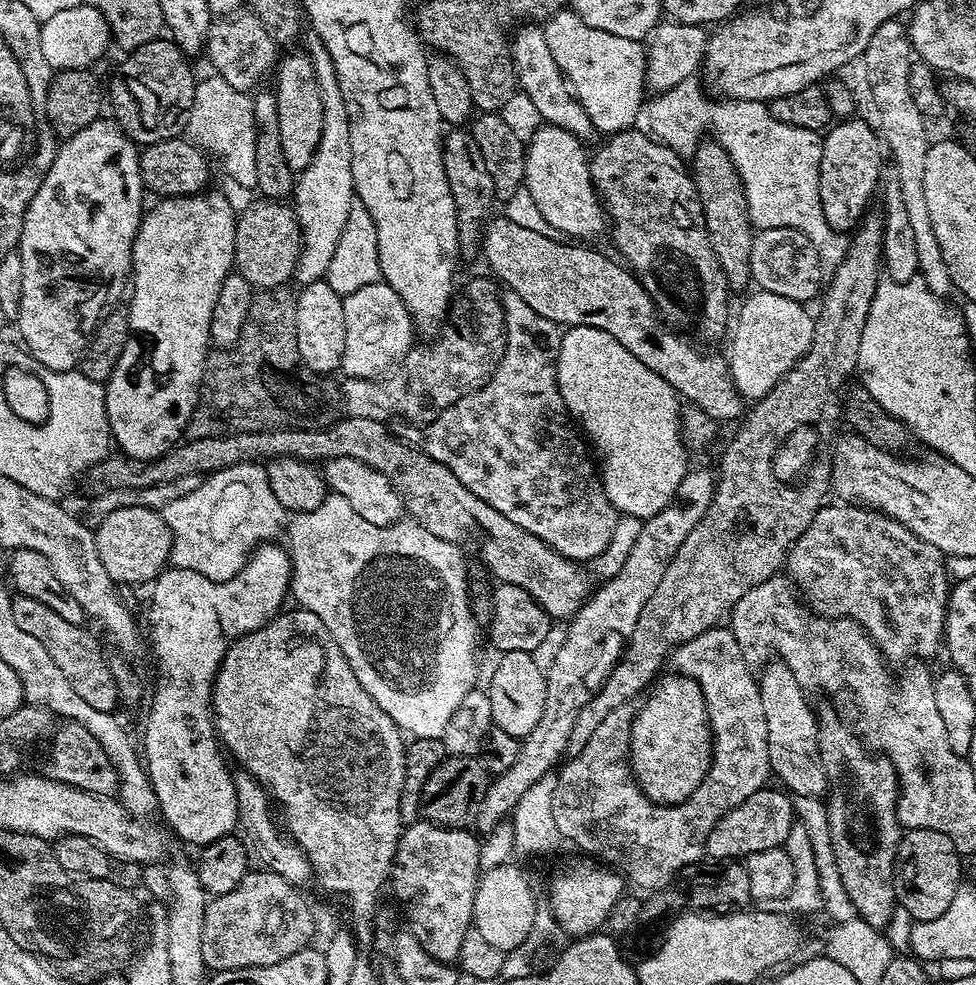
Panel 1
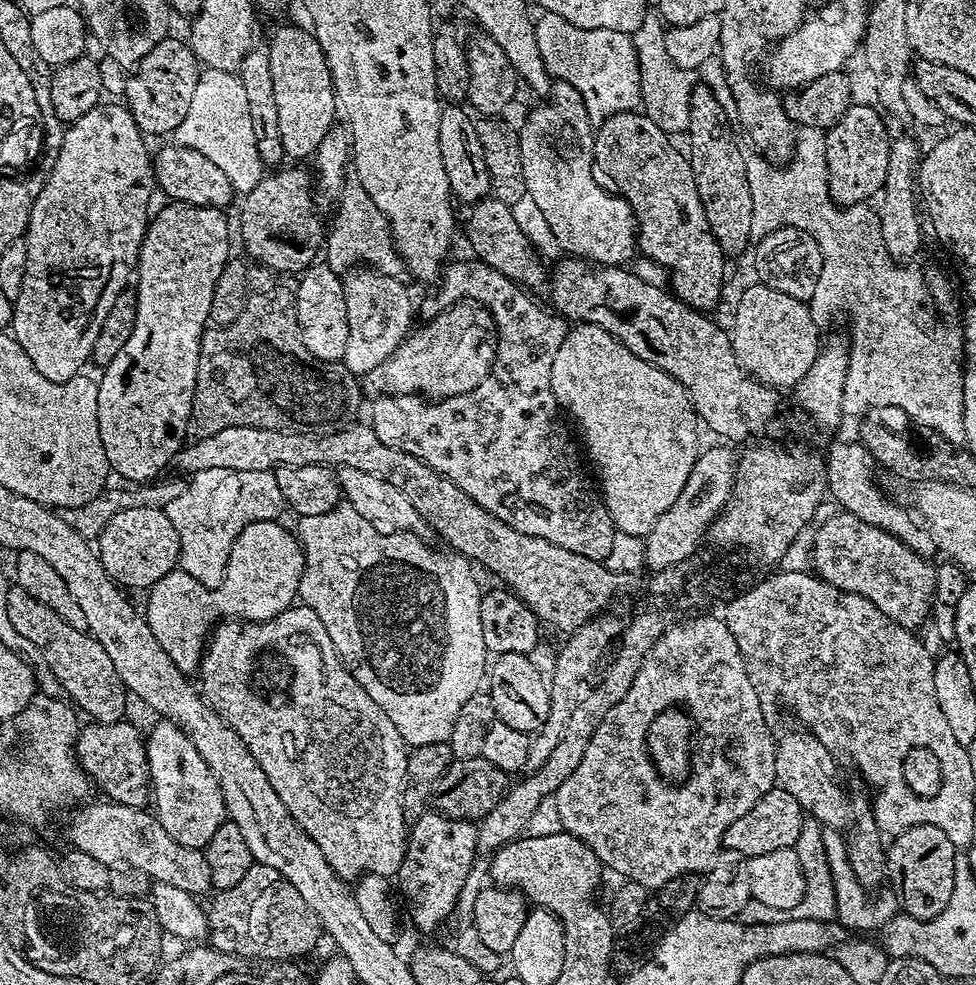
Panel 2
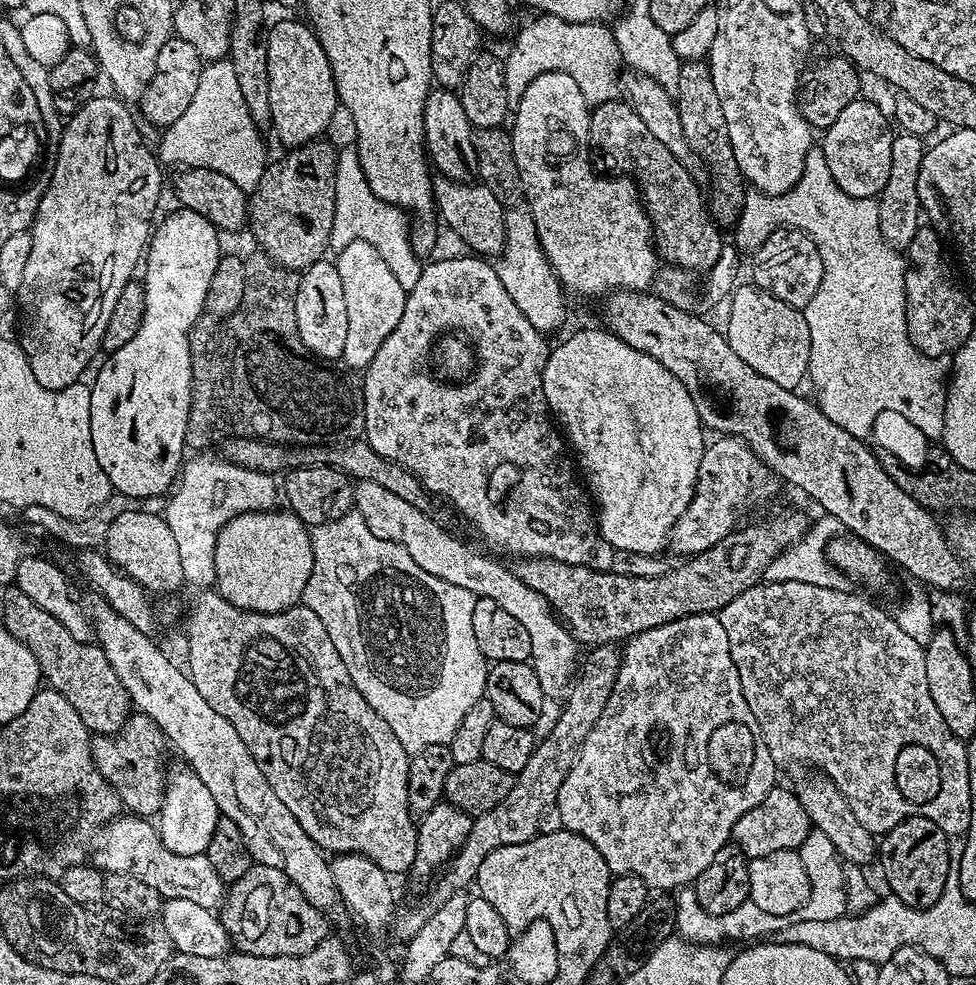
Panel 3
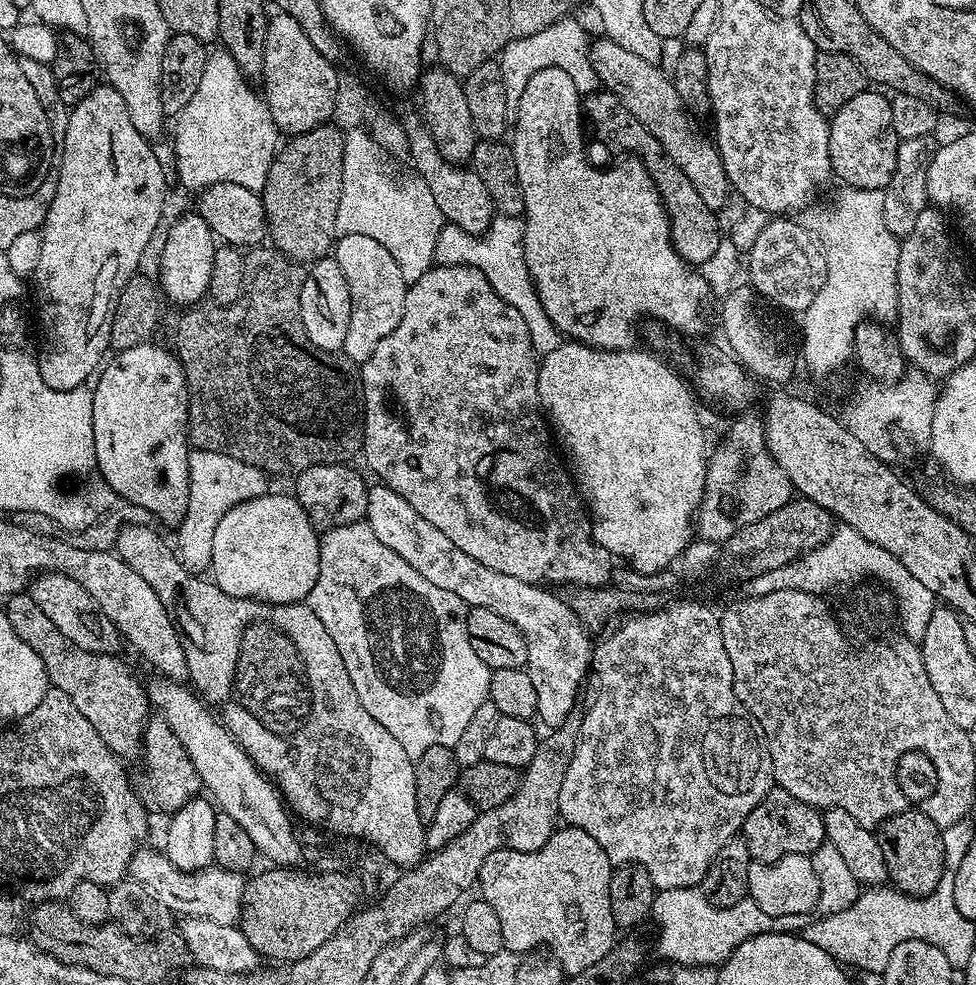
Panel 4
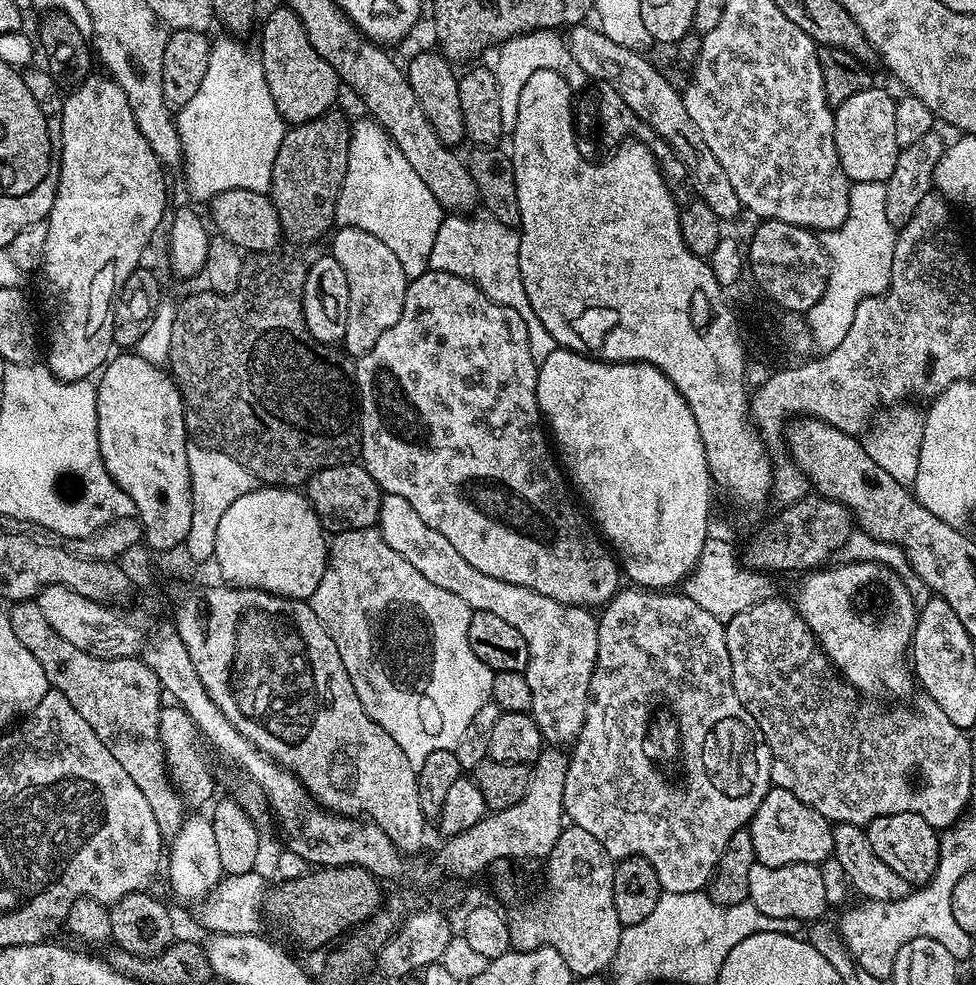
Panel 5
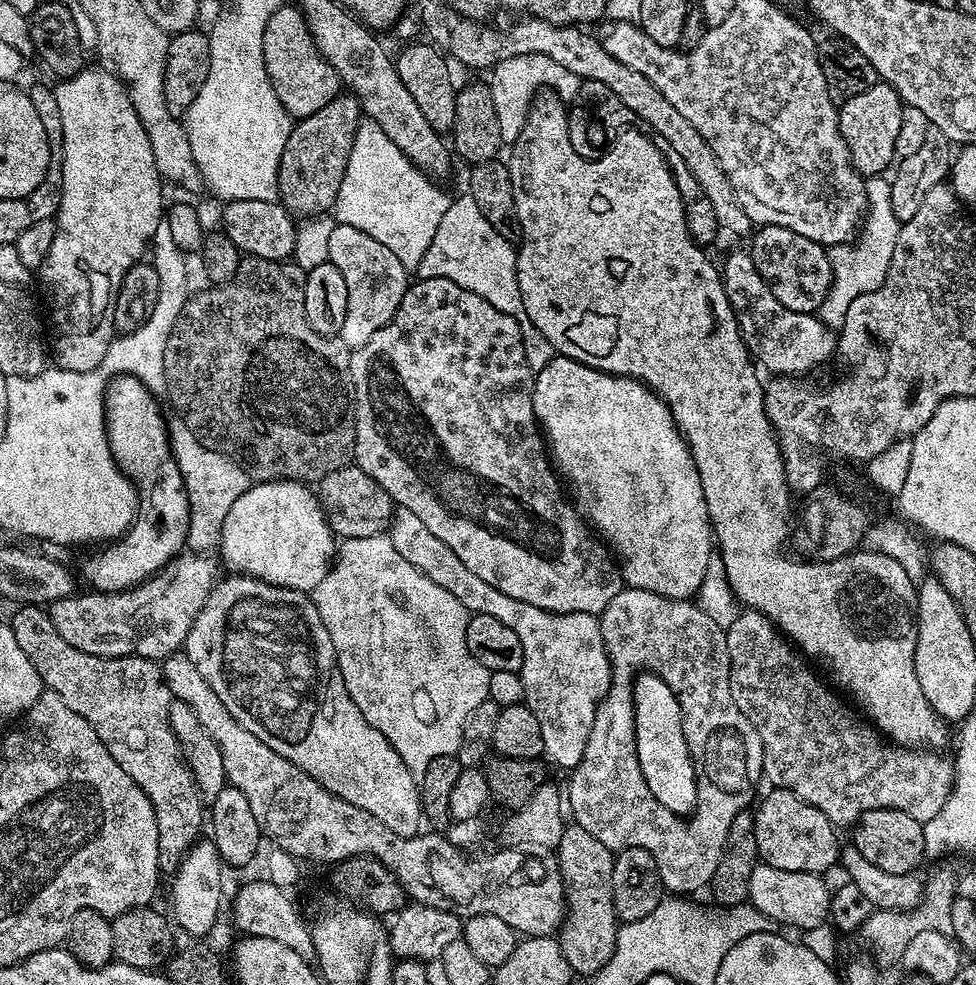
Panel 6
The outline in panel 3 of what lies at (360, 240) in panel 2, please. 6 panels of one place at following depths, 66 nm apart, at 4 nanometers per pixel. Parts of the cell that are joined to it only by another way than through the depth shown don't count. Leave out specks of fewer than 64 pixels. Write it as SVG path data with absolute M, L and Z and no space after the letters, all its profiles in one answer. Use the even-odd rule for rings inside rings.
M341 147L336 157L336 217L334 218L334 244L337 249L350 246L355 240L365 240L382 254L386 266L394 270L398 282L402 282L405 292L414 290L418 278L422 274L424 264L421 257L412 249L409 217L403 208L395 204L387 204L374 190L370 190L370 182L366 182L366 174L362 170L362 162L358 158L355 147Z

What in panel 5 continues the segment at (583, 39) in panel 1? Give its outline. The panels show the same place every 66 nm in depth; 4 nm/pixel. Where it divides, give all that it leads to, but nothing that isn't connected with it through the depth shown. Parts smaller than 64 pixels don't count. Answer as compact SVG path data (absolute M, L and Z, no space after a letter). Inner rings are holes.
M537 30L526 32L522 36L513 36L499 45L494 63L496 81L498 82L498 99L502 109L502 126L505 133L510 134L516 129L516 103L522 94L522 86L533 76L536 70L552 70L562 74L569 89L576 90L580 83L585 83L586 77L582 66L570 54L565 37L556 30Z

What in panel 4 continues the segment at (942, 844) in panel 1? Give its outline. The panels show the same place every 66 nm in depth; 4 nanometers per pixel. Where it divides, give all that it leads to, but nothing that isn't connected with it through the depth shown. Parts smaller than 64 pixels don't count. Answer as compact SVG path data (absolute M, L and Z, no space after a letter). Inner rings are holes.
M919 810L899 812L898 815L891 816L880 825L878 835L882 846L882 858L886 858L888 880L905 896L929 896L938 886L944 873L944 847L940 837L941 831L941 825L926 818L926 814L922 814Z

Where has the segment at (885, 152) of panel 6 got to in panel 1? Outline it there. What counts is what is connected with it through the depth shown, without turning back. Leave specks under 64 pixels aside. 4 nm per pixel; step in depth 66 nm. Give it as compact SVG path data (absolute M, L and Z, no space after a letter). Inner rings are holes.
M844 118L833 123L822 136L824 145L818 178L822 212L826 214L828 225L841 234L851 233L863 221L870 208L872 191L881 187L880 167L884 158L886 162L877 129L864 120L854 119Z

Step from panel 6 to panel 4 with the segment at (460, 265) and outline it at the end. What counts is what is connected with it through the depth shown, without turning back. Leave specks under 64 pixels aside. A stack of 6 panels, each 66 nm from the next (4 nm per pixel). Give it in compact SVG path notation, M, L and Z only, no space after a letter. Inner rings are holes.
M493 215L492 224L483 236L469 236L467 232L461 232L458 226L445 223L438 234L436 243L436 264L470 264L480 268L486 275L490 286L526 322L530 330L530 338L534 350L541 356L558 350L562 343L562 334L550 322L546 310L536 293L536 283L532 275L528 273L528 264L524 261L524 222L519 216Z

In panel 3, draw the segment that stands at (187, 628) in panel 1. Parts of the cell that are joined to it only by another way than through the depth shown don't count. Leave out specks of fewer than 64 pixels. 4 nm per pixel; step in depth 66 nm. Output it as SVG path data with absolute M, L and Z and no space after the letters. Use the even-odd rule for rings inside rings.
M290 510L247 512L224 527L216 543L216 583L222 598L251 612L284 612L303 601L310 570L314 570L314 550L309 525L304 524ZM177 764L177 768L173 772L171 769L166 776L164 801L158 813L158 831L166 850L183 856L202 856L208 851L210 834L214 834L214 826L220 821L221 814L202 778L198 778L187 764Z

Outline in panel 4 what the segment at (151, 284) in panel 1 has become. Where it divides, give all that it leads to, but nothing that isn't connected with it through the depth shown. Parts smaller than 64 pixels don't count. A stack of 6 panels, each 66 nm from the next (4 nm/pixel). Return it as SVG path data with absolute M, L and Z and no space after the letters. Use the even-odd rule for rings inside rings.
M198 214L180 216L168 228L164 249L160 252L160 276L158 287L165 297L168 296L179 306L192 306L203 301L208 295L210 270L214 266L214 254L218 241L212 235L210 226ZM149 342L139 344L133 348L119 349L119 351L115 353L116 357L113 355L111 359L99 369L98 375L94 380L96 388L93 387L91 389L94 450L96 451L96 465L102 474L102 478L106 478L106 482L111 486L113 493L115 493L121 501L145 508L149 517L155 518L155 516L157 516L164 524L178 526L183 522L184 516L188 512L188 495L190 494L190 486L188 485L188 453L190 451L188 442L188 387L186 386L184 371L180 365L180 359L177 358L175 351L168 349L167 352L162 345L156 343L157 342Z

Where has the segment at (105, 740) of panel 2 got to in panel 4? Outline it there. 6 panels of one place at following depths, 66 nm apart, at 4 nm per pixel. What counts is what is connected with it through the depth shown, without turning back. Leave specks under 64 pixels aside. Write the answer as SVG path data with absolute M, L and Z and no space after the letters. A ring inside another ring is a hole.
M159 714L148 717L144 725L142 741L142 761L144 760L144 776L134 780L136 795L149 813L165 812L171 814L181 808L186 802L197 799L201 795L202 785L194 762L190 762L190 754L178 742L178 734L170 730L170 726Z

